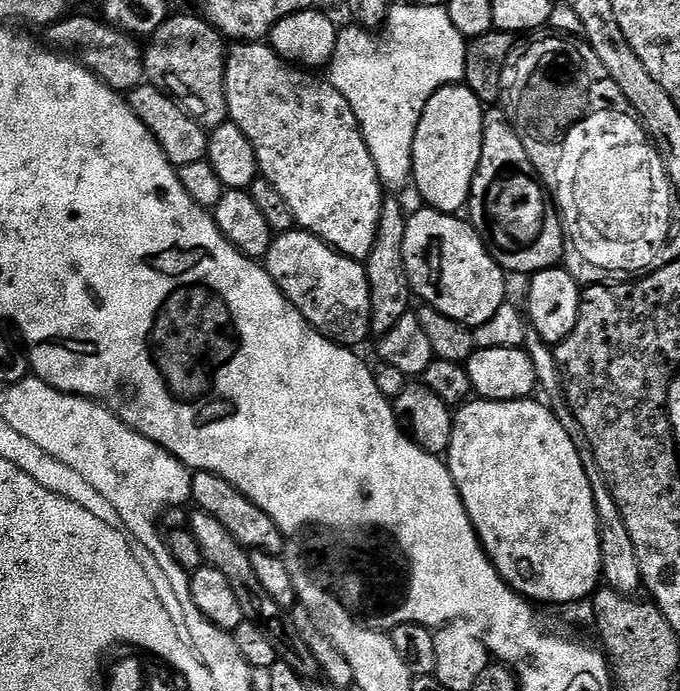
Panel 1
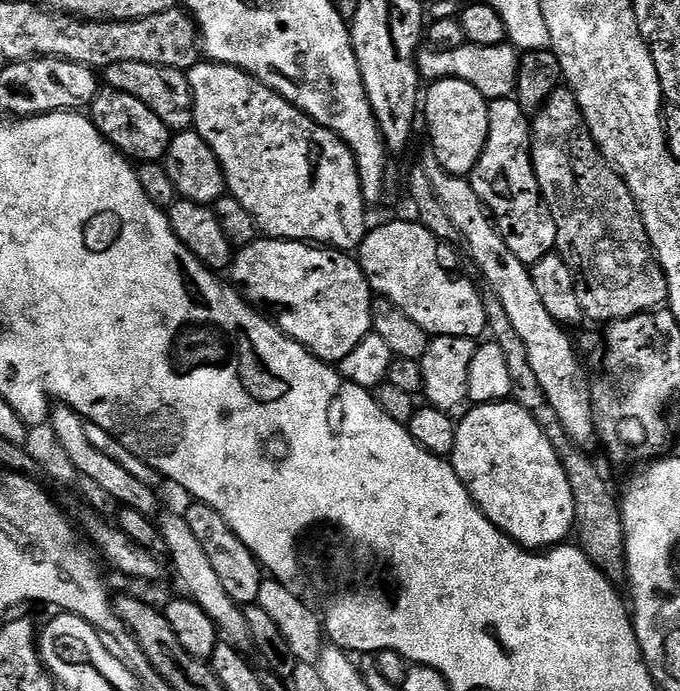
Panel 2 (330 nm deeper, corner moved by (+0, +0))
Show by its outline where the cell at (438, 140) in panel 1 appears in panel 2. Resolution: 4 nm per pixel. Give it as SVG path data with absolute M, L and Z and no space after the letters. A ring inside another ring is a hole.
M438 80L427 89L422 100L422 116L428 119L428 136L432 139L430 151L436 155L441 168L450 174L471 177L474 166L480 160L482 150L488 141L488 106L489 101L485 100L474 86L470 86L461 80Z

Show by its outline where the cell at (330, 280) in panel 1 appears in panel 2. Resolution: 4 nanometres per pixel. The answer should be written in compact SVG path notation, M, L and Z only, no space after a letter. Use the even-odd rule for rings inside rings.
M258 238L252 244L247 244L245 248L239 249L232 257L232 267L230 269L231 283L237 292L257 310L266 310L267 315L274 321L276 327L281 328L294 342L298 342L307 352L313 352L314 355L325 364L333 366L339 365L342 358L346 358L346 354L350 354L350 350L354 350L354 346L358 346L358 342L362 342L362 338L366 338L368 333L372 331L372 301L374 293L372 287L368 284L368 279L364 277L364 271L360 268L359 263L349 253L339 251L334 248L325 248L309 244L303 240L277 240L275 238Z

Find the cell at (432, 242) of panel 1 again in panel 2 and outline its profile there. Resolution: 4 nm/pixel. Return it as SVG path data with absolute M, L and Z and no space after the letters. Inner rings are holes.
M392 220L389 224L380 224L373 227L364 235L364 241L358 249L358 263L364 271L364 277L372 287L376 296L385 296L406 318L414 318L422 330L426 330L429 337L434 336L471 336L480 338L485 335L487 329L486 314L483 313L482 298L477 285L455 271L447 272L444 264L440 261L440 249L442 244L436 236L417 222L410 220Z

